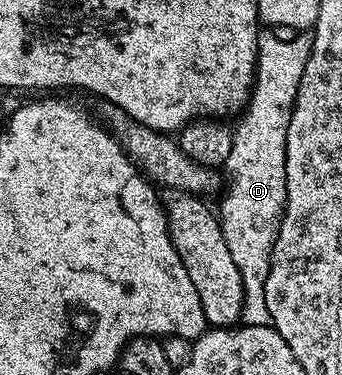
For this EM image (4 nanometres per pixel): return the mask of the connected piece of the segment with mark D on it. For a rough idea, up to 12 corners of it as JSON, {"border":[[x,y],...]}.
{"border":[[258,33],[232,131],[223,240],[240,321],[270,325],[265,280],[287,196],[287,124],[310,35]]}

